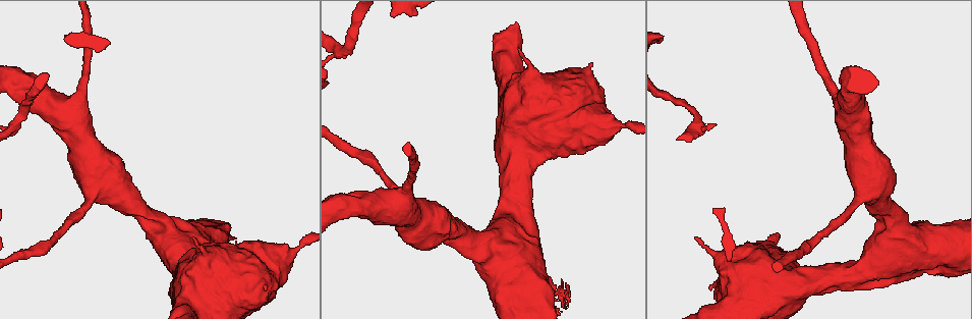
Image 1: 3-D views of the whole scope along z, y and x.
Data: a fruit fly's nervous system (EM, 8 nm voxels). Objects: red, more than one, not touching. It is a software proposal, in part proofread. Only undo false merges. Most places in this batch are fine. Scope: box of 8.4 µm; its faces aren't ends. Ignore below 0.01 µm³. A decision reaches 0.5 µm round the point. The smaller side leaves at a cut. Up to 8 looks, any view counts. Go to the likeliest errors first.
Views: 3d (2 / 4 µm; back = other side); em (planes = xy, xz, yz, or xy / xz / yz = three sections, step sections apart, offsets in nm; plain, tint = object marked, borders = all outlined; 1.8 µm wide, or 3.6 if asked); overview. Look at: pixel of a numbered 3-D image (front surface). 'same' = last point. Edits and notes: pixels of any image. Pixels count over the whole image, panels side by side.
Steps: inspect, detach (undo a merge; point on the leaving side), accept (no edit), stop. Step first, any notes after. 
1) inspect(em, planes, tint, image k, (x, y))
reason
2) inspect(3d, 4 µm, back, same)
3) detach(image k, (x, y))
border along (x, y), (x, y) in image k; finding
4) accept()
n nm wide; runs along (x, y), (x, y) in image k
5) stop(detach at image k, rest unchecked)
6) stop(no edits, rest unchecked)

inspect(em, 3.6 µm, planes, tint, image 1, (558, 289))
abrupt turn

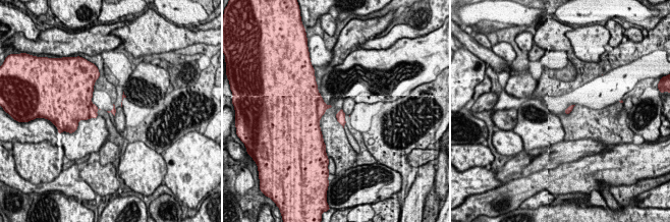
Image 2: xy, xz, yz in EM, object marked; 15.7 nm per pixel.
accept()
one neuron here

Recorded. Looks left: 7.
inspect(em, planes, tint, image 1, (698, 126))

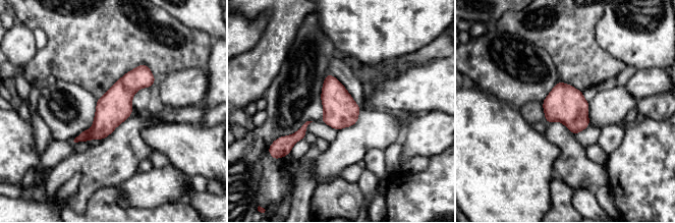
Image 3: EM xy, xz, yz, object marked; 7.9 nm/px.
accept()
runs along (144, 66), (109, 115), (78, 138) in image 3; one neuron here

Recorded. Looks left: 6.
inspect(3d, 4 µm, back, image 1, (741, 299))
calibre changes

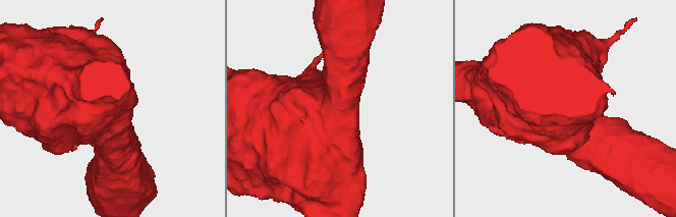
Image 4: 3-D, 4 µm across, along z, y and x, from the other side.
inspect(em, 3.6 µm, xz, step 4, tint, same)

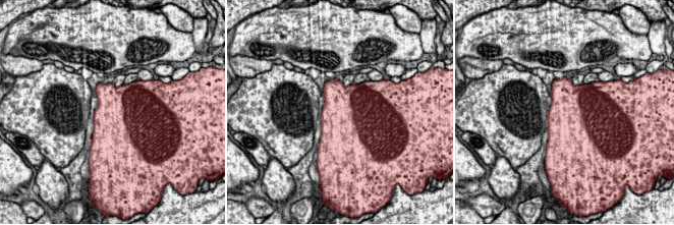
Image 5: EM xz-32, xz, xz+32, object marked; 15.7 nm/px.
inspect(em, 3.6 µm, planes, tint, same)

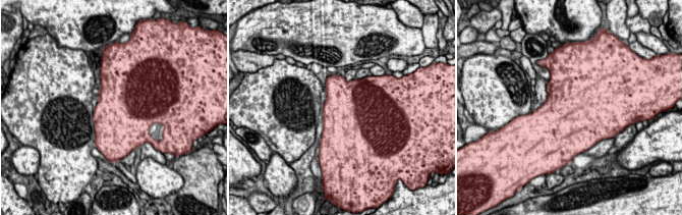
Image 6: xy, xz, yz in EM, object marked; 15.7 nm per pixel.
accept()
all the same neuron

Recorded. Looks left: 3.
inspect(em, 3.6 µm, planes, borders, image 1, (864, 272))
sharp bend

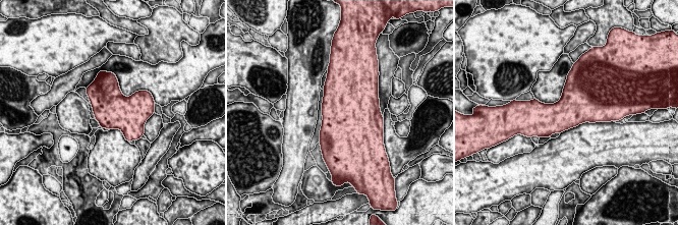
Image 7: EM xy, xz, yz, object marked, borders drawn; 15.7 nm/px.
accept()
one neuron here

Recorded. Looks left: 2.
stop(no edits, rest unchecked)

